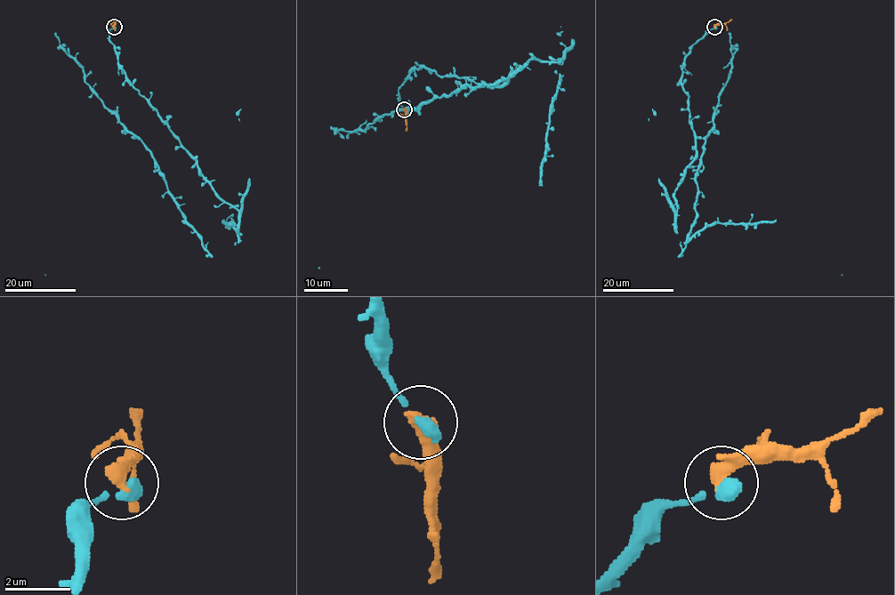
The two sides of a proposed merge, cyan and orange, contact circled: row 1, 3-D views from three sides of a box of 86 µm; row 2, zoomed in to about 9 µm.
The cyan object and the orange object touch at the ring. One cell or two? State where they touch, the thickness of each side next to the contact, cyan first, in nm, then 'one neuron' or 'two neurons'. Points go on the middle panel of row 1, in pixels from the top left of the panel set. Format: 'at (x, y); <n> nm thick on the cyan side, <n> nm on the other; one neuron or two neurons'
at (404, 109); 420 nm thick on the cyan side, 480 nm on the other; two neurons

